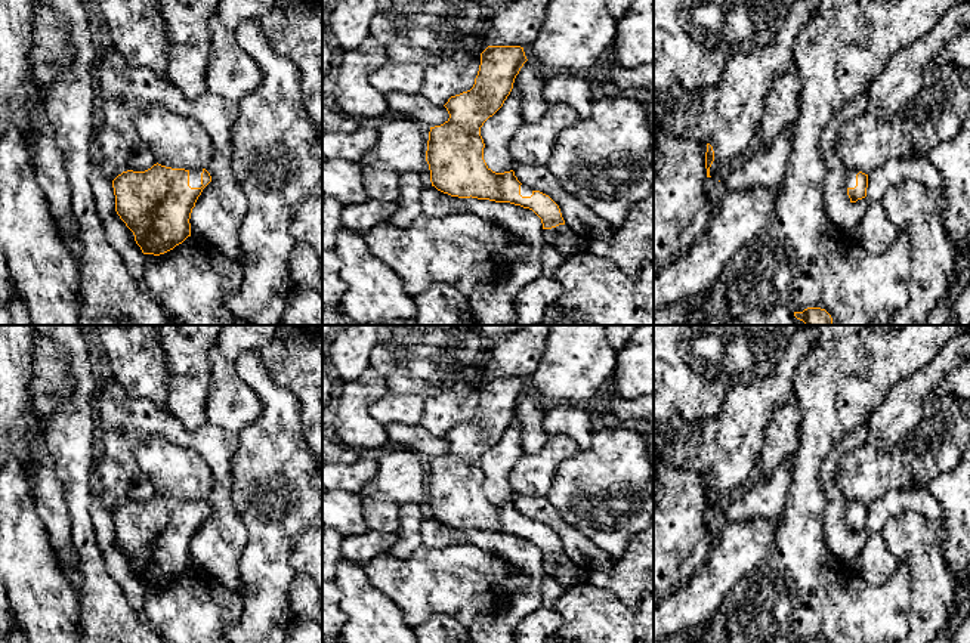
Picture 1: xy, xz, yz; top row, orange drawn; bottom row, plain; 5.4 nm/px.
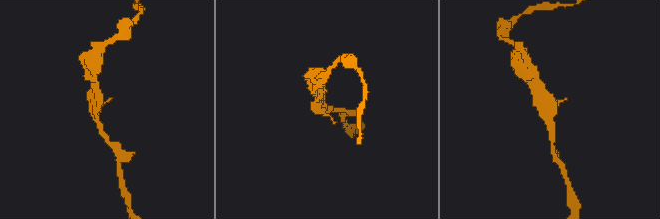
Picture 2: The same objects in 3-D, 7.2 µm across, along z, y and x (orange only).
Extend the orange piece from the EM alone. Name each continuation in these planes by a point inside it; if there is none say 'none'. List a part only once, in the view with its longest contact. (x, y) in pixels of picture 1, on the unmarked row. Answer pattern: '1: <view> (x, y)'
1: xy (194, 506)

